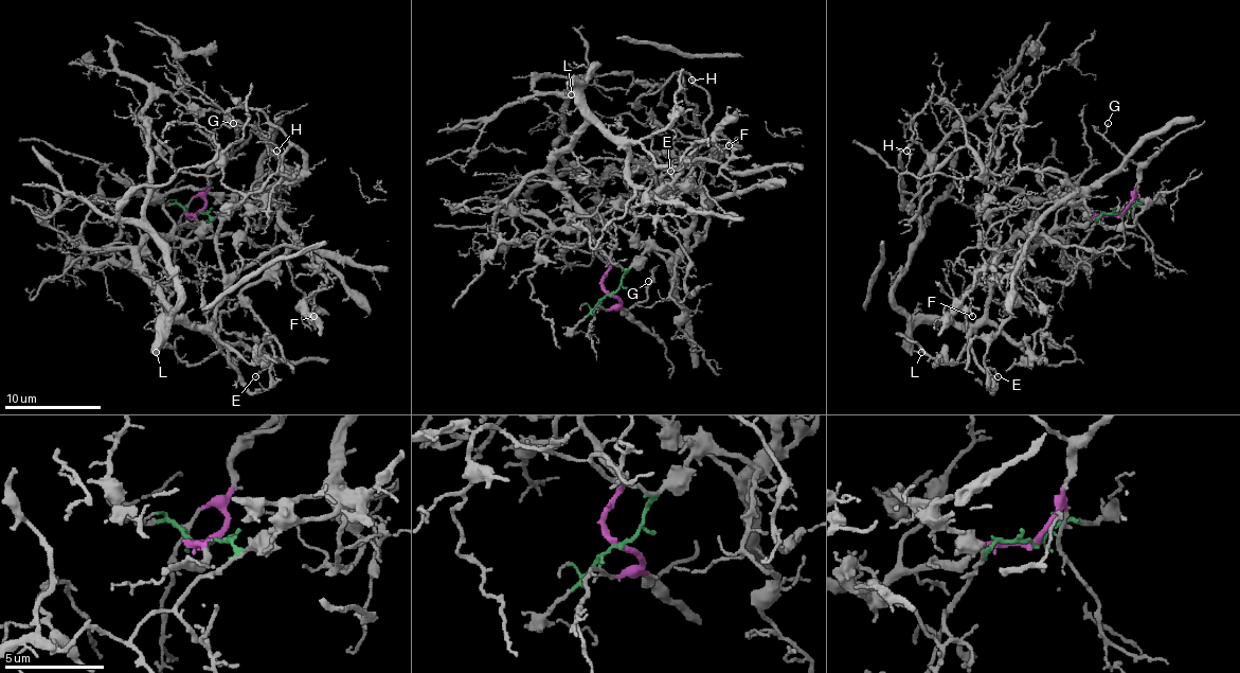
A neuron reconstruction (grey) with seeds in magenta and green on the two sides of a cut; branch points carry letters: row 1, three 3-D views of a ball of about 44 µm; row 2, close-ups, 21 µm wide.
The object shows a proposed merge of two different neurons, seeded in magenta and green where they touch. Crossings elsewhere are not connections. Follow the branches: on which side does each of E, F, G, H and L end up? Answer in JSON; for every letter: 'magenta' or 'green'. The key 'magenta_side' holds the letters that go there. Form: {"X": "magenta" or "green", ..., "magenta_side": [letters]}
{"E": "green", "F": "green", "G": "magenta", "H": "green", "L": "magenta", "magenta_side": ["G", "L"]}

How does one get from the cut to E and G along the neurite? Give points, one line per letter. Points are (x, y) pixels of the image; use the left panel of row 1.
E: (194, 214), (218, 217), (267, 195), (293, 238), (243, 293), (273, 348), (271, 365), (254, 377)
G: (194, 214), (205, 202), (213, 166), (233, 154), (237, 139), (233, 122)

